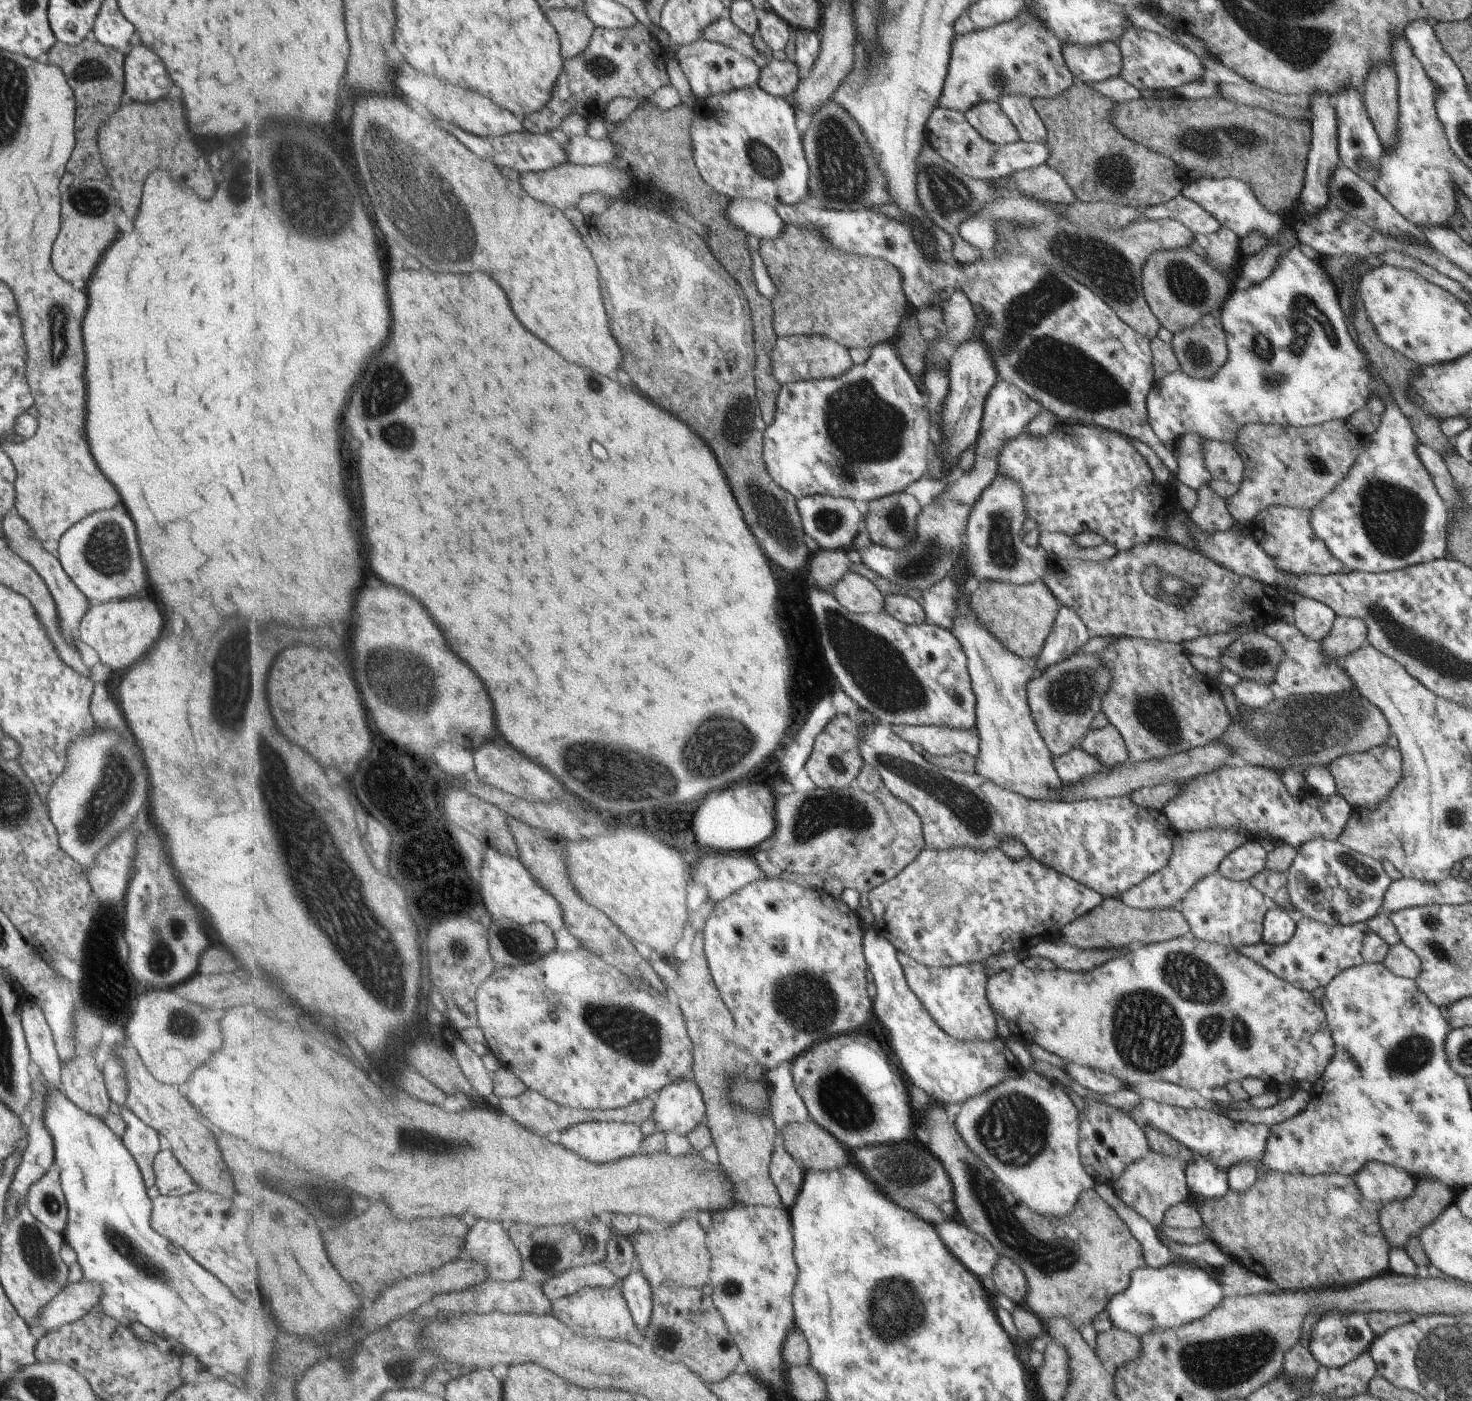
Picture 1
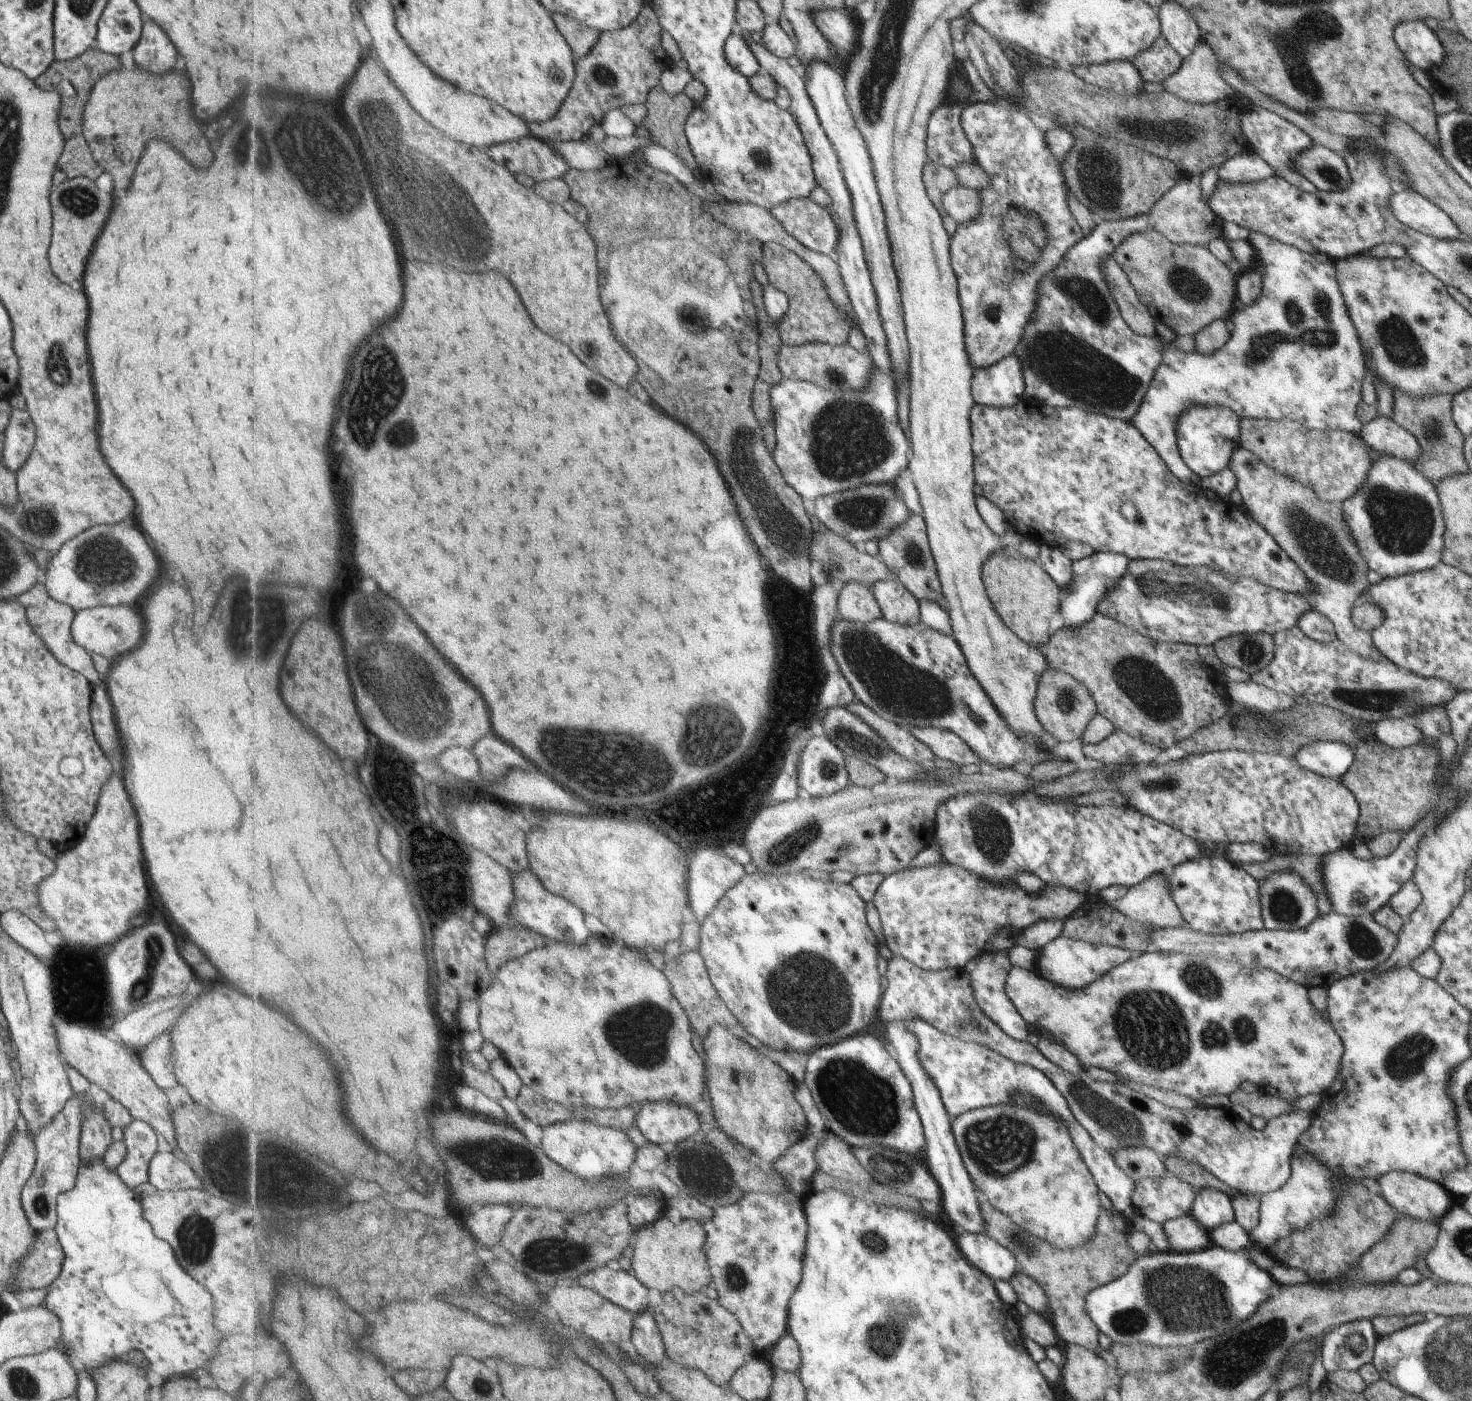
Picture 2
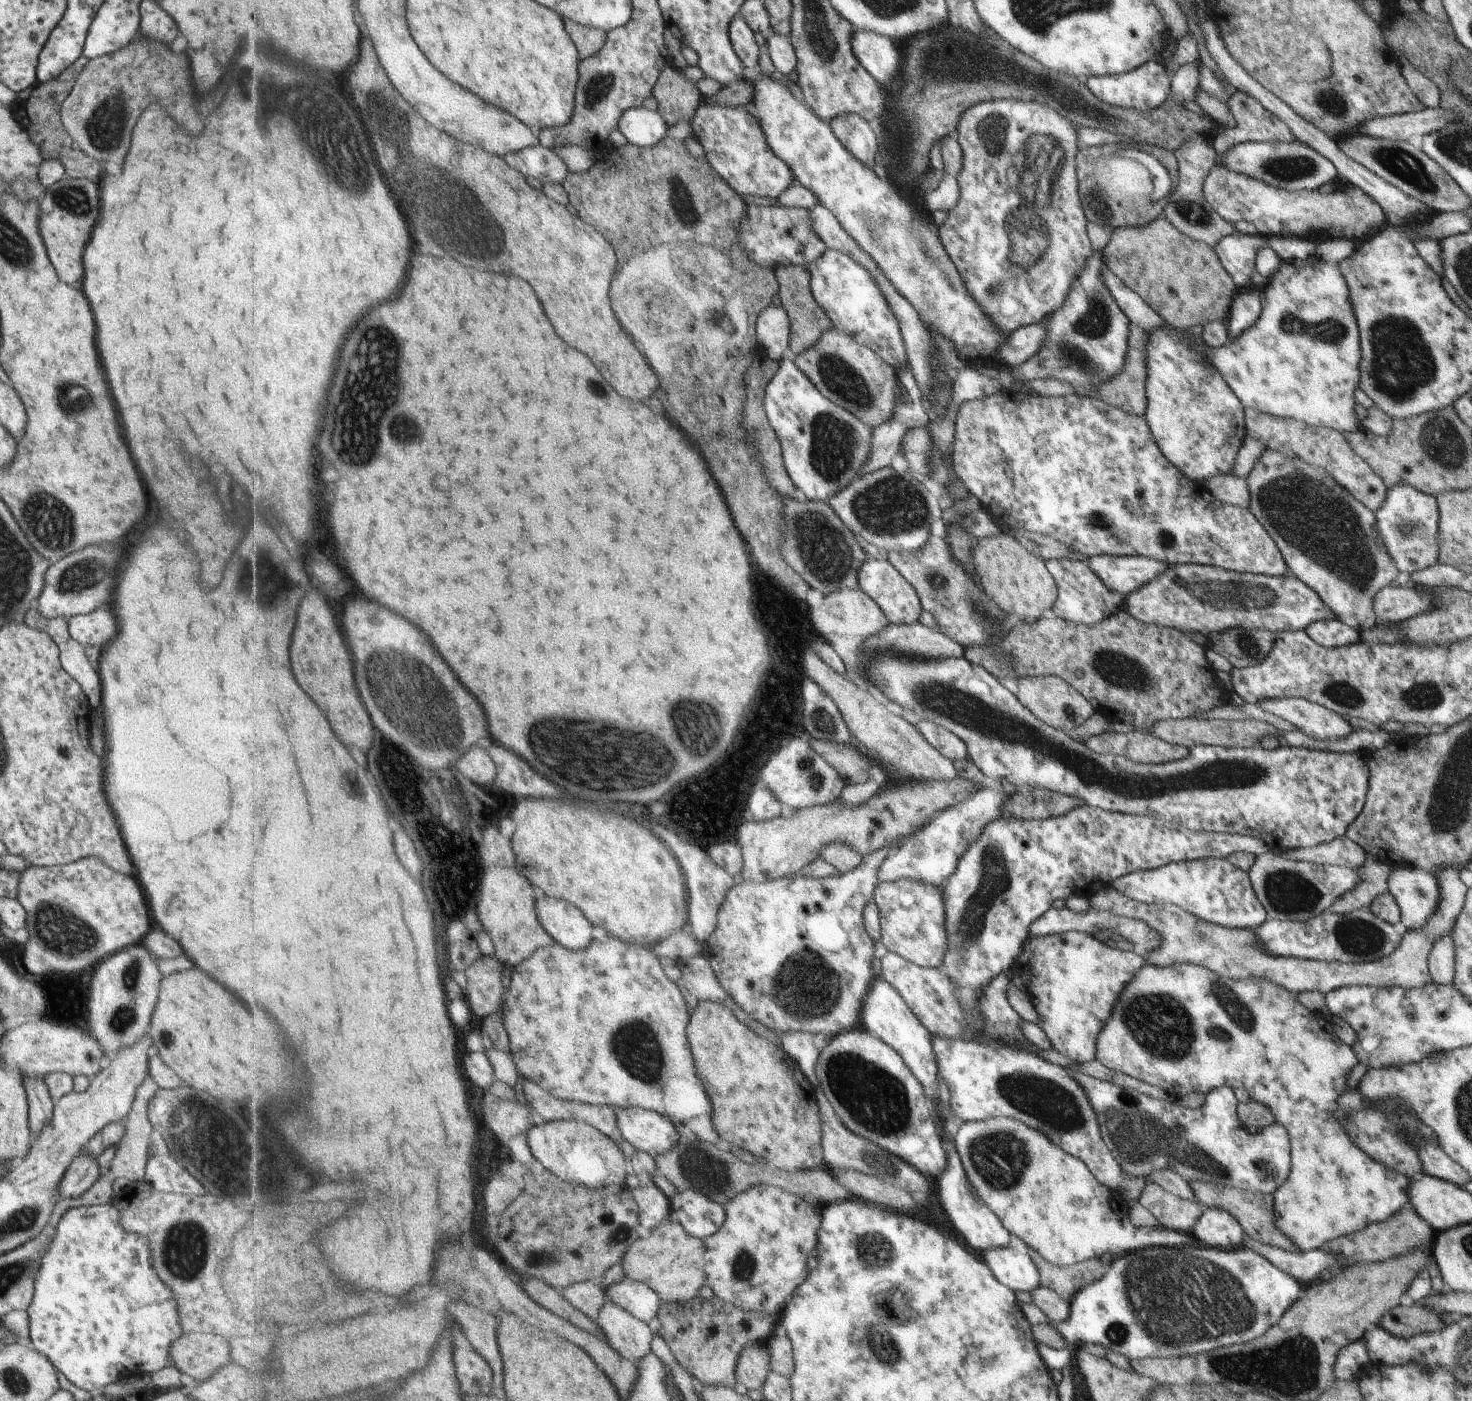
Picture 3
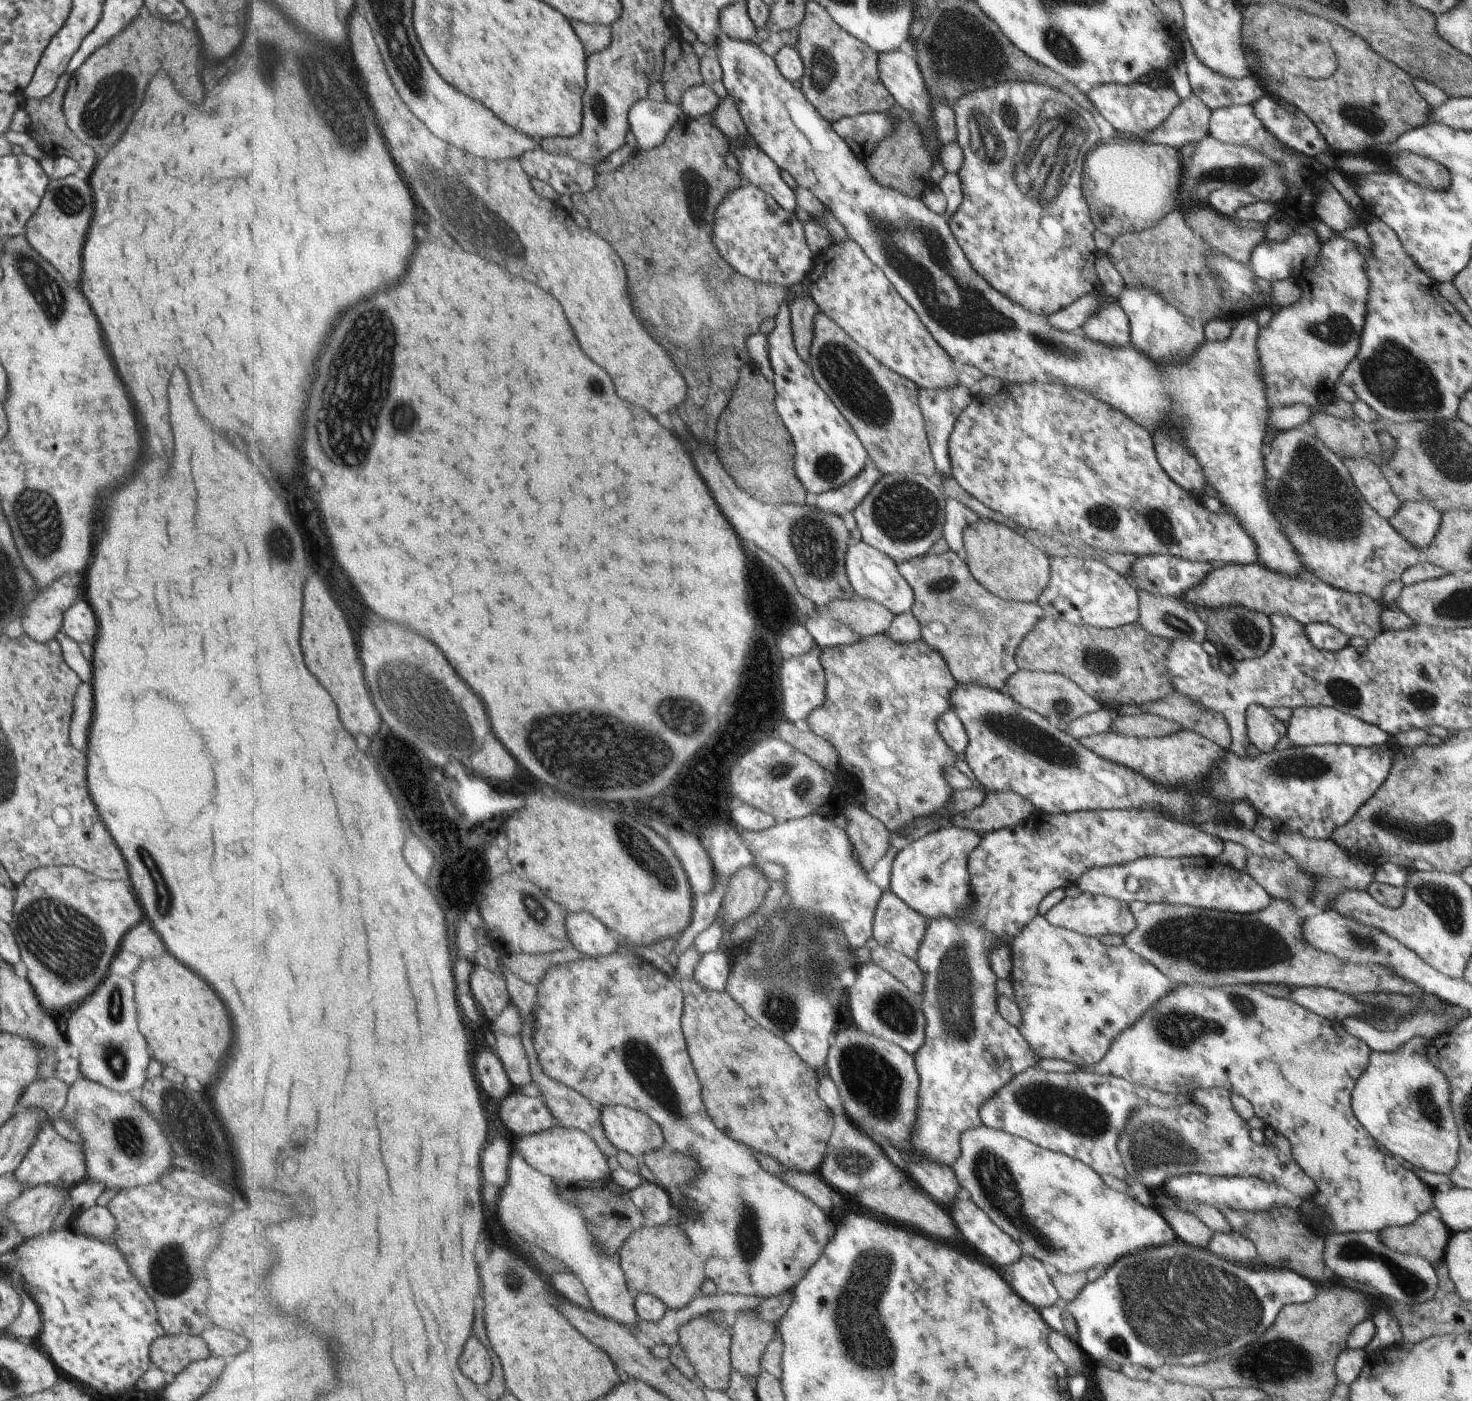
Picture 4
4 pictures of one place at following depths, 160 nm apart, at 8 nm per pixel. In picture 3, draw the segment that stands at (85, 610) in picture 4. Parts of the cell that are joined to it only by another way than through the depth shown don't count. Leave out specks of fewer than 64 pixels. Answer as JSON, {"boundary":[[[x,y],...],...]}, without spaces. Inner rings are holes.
{"boundary":[[[93,610],[88,614],[76,615],[68,620],[69,637],[81,647],[103,648],[115,638],[115,618],[109,610]]]}

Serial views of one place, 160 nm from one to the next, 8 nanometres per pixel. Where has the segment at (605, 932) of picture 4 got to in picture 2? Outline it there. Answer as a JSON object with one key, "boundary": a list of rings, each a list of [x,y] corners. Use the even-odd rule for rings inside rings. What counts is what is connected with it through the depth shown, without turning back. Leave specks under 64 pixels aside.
{"boundary":[[[532,869],[521,872],[515,870],[512,871],[512,874],[513,884],[515,884],[515,906],[513,906],[515,923],[535,930],[545,937],[551,936],[560,943],[575,942],[577,946],[583,946],[589,942],[592,933],[589,932],[589,928],[585,924],[583,910],[580,910],[569,900],[549,892]]]}

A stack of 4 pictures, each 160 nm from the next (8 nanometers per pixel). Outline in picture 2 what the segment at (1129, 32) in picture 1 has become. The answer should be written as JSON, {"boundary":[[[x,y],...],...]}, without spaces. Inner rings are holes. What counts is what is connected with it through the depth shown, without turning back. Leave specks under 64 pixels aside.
{"boundary":[[[1161,35],[1153,46],[1128,61],[1141,74],[1145,83],[1161,83],[1180,69],[1183,61],[1175,48]]]}

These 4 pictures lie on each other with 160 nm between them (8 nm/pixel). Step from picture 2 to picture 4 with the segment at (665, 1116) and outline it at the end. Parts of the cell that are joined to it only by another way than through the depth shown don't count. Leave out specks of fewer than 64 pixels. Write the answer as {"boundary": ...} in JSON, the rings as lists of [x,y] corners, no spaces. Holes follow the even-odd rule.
{"boundary":[[[611,1105],[601,1108],[602,1121],[608,1139],[619,1149],[642,1159],[647,1153],[667,1146],[662,1126],[645,1111],[627,1105]]]}

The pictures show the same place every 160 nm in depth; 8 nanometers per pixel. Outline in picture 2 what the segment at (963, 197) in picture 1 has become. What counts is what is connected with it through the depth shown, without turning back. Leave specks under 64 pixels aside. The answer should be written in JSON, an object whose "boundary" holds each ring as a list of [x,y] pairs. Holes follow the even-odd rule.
{"boundary":[[[927,162],[922,172],[922,182],[927,198],[938,214],[948,215],[941,205],[941,196],[951,187],[959,187],[956,174],[953,174],[951,168],[937,163]]]}

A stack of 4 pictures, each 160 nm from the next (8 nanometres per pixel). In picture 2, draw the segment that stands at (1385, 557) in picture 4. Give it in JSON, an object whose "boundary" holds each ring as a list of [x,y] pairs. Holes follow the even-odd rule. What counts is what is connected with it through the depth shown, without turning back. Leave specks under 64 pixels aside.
{"boundary":[[[1242,447],[1233,450],[1226,468],[1235,474],[1236,488],[1246,514],[1276,540],[1277,546],[1300,568],[1313,586],[1313,592],[1308,597],[1311,608],[1333,623],[1336,640],[1363,658],[1387,662],[1375,650],[1372,633],[1351,624],[1351,608],[1365,601],[1365,590],[1370,584],[1369,574],[1366,574],[1369,568],[1365,558],[1361,558],[1357,552],[1349,528],[1345,526],[1341,504],[1319,500],[1311,488],[1275,472]]]}

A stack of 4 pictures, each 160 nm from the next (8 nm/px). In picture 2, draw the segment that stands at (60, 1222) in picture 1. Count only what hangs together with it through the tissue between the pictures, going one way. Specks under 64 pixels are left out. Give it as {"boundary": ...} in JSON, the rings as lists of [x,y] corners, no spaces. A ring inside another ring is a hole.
{"boundary":[[[70,1093],[65,1105],[58,1114],[53,1116],[49,1124],[45,1124],[34,1136],[35,1160],[34,1168],[25,1185],[21,1188],[19,1200],[21,1210],[35,1232],[49,1230],[56,1224],[56,1198],[59,1194],[73,1188],[78,1168],[78,1143],[81,1136],[81,1122],[87,1110],[103,1109],[89,1097],[77,1098]]]}

